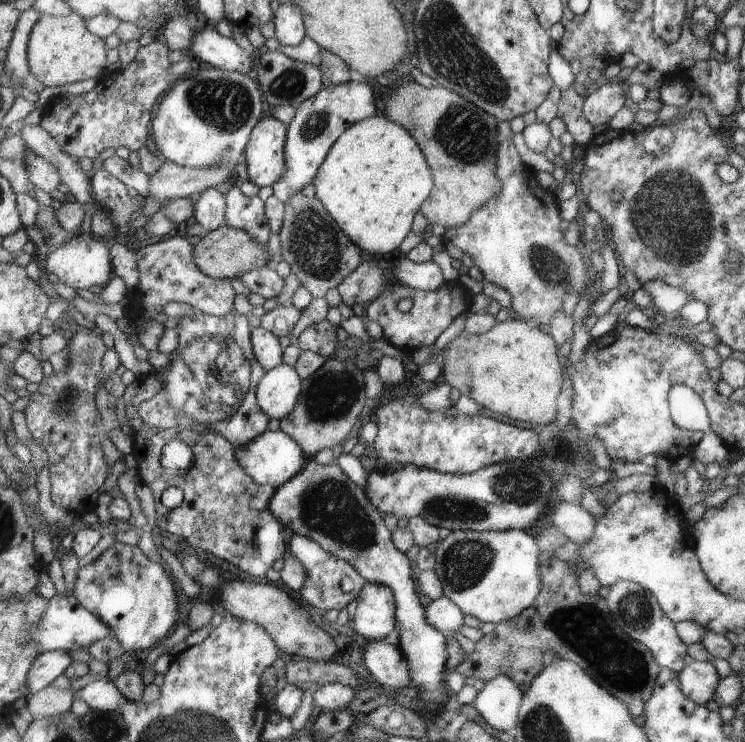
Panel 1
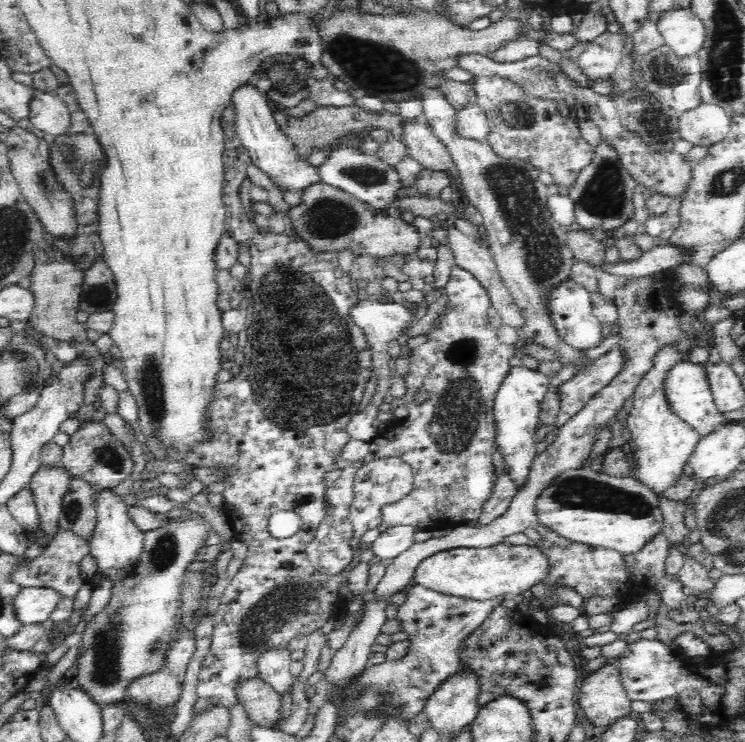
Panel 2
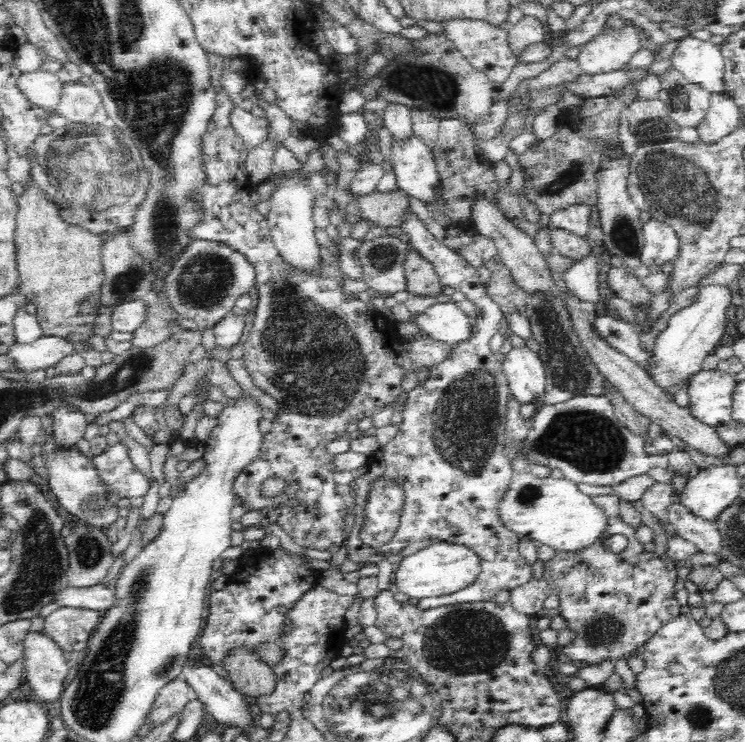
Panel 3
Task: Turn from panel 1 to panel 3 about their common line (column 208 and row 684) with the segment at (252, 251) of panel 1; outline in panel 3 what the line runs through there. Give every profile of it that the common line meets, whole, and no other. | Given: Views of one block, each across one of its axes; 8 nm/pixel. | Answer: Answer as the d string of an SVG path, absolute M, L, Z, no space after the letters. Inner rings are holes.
M235 647L222 658L220 665L229 672L232 686L246 696L270 694L274 688L272 668L260 660L254 648Z

